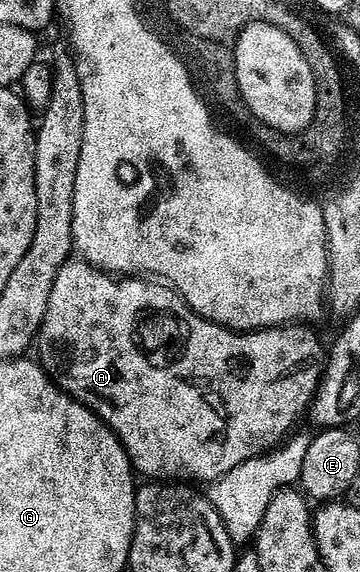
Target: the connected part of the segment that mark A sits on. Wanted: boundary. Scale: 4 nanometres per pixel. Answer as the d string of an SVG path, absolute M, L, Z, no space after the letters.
M71 260L66 265L60 268L60 272L56 276L56 284L52 288L50 293L50 306L46 310L46 320L40 331L42 342L42 358L40 357L41 365L47 368L53 368L58 361L61 360L62 354L66 354L66 382L64 381L64 389L70 397L75 398L77 402L81 402L82 405L87 406L90 410L94 411L107 426L113 430L115 436L118 437L118 441L126 447L126 454L130 458L131 467L139 475L142 474L143 479L157 480L162 484L199 484L198 482L206 482L205 484L213 484L218 479L223 478L228 472L232 472L232 468L236 468L240 464L245 462L252 462L256 458L261 458L263 454L269 454L275 448L281 447L283 443L287 441L286 437L290 434L290 429L298 422L298 417L305 415L311 404L314 403L314 398L318 395L318 386L322 383L322 375L326 373L326 359L328 357L327 347L322 347L322 342L313 334L311 327L306 324L287 324L281 328L271 328L268 330L251 330L249 332L235 332L233 330L226 329L225 326L217 326L214 322L208 322L206 319L201 318L198 313L191 310L190 305L182 299L182 295L177 290L171 288L169 285L163 284L158 280L146 280L150 282L141 282L138 278L130 278L127 282L118 282L122 280L115 280L111 275L101 271L96 266L90 265L85 260Z

